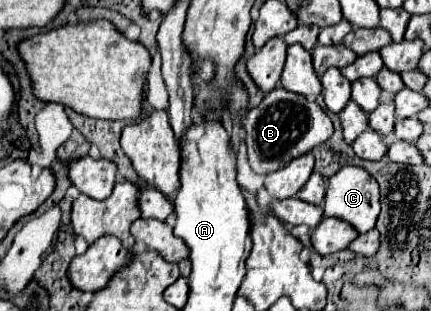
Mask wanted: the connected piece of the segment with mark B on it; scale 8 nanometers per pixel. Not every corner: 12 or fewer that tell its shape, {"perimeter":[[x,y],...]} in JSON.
{"perimeter":[[283,87],[247,111],[249,165],[263,175],[333,133],[317,103]]}

